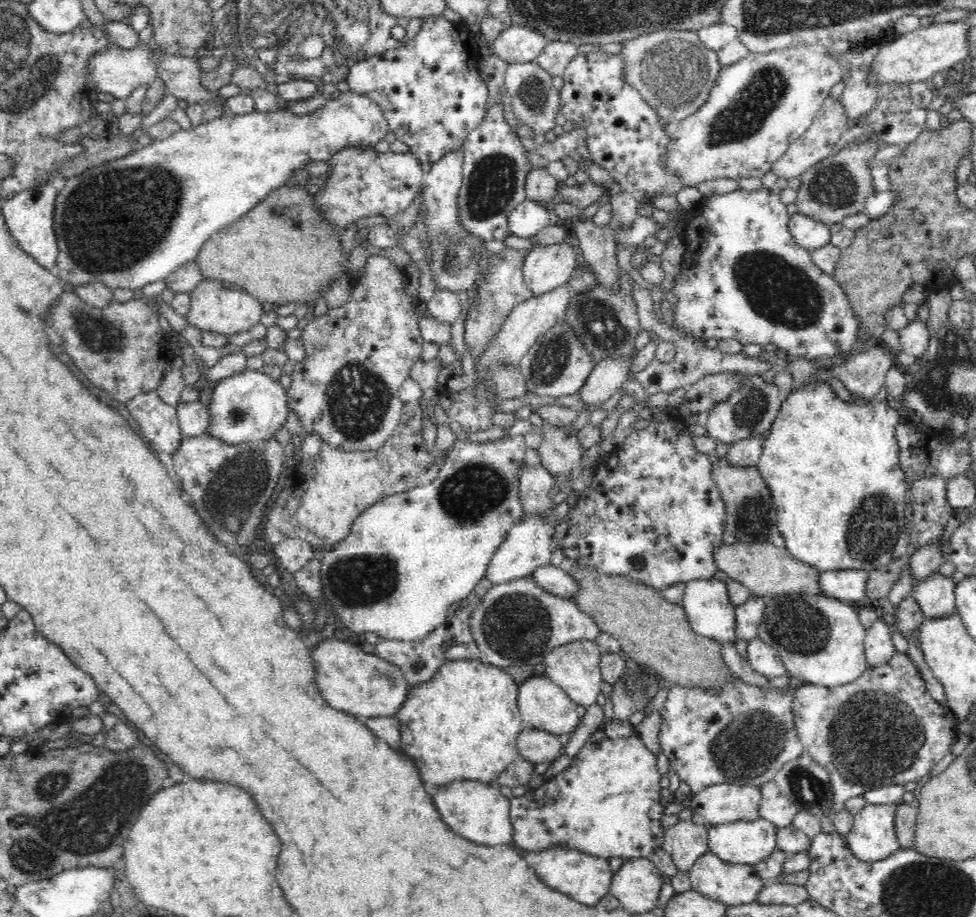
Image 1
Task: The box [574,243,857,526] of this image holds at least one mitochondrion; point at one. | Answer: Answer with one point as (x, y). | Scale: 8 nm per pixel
(778, 290)

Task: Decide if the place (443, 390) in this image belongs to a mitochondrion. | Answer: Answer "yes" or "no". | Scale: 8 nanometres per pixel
no

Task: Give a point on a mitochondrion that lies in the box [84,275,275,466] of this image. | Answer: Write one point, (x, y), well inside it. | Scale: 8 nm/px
(238, 414)

